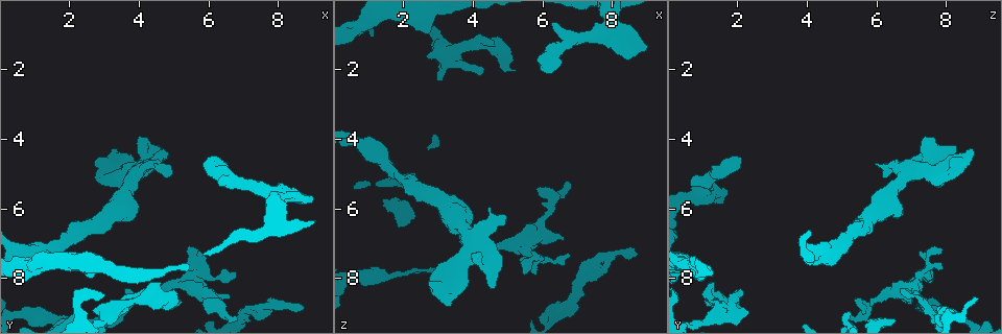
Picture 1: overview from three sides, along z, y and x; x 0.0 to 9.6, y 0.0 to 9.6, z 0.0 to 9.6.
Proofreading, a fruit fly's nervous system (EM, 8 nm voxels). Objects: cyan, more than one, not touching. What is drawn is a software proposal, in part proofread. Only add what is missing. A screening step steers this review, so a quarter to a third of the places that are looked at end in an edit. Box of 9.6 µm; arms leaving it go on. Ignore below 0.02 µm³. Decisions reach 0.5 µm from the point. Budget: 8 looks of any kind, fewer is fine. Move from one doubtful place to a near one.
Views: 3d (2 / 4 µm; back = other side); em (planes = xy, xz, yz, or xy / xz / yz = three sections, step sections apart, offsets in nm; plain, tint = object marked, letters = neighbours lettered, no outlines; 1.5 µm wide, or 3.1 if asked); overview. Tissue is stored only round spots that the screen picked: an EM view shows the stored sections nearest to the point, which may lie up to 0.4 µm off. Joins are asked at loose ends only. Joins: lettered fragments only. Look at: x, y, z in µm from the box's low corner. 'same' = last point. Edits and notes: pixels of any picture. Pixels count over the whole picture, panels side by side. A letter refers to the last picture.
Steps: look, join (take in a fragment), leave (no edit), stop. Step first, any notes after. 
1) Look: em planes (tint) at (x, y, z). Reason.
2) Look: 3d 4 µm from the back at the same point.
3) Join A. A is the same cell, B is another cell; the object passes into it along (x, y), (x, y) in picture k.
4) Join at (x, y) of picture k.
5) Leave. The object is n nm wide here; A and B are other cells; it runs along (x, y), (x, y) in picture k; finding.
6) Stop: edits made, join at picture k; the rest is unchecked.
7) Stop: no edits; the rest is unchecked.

Look: em planes (letters) at (4.65, 8.30, 1.30). Branch stops here.

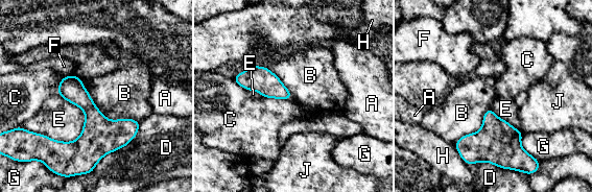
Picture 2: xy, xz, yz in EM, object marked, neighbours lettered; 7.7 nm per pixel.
Leave. The object is 110 nm wide here; A, B, C, D, E, F, G, H and J are other cells; a border runs along (88, 91), (109, 119), (139, 122) in picture 2; none of them fits.

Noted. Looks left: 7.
Look: em xz step 4 (tint) at (2.60, 8.05, 0.85). Free end.

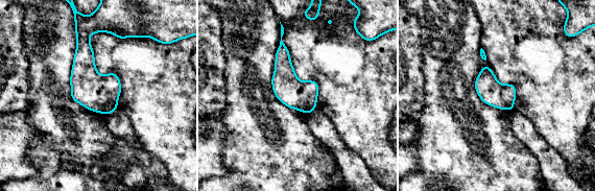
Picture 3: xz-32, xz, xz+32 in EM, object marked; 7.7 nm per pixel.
Look: em yz step 8 (letters) at the same point.

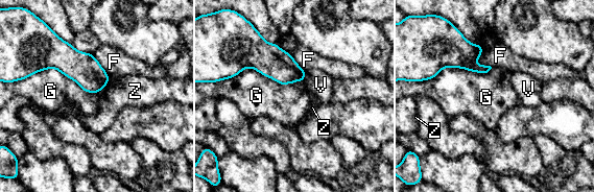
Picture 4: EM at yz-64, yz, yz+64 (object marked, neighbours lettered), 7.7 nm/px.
Leave. The longest contact is with G, 550 nm; F, G, V and Z are other cells; no lettered fragment goes on from it.

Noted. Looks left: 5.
Look: 3d 4 µm at (6.30, 5.25, 0.70). Branch stops here.

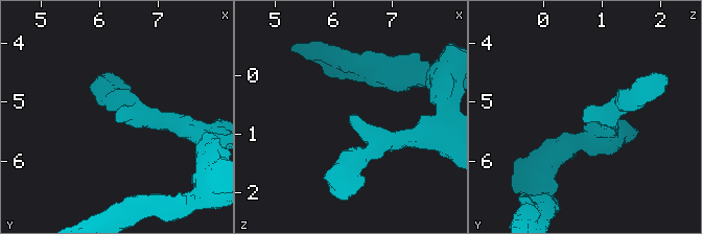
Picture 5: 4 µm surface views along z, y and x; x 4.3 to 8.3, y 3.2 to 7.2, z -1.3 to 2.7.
Look: em planes (letters) at (6.35, 5.25, 0.65). Shape alone is not enough.

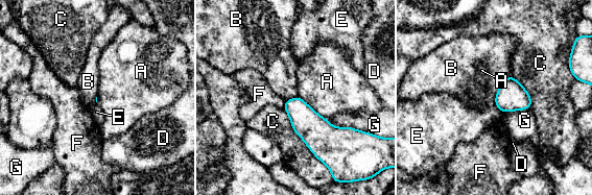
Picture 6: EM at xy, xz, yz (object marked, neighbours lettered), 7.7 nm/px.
Leave. A, B, C, D, E, F and G are other cells; a border runs along (508, 75), (502, 80), (494, 104) in picture 6; no lettered fragment goes on from it.

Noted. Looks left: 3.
Stop: no edits; the rest is unchecked.

